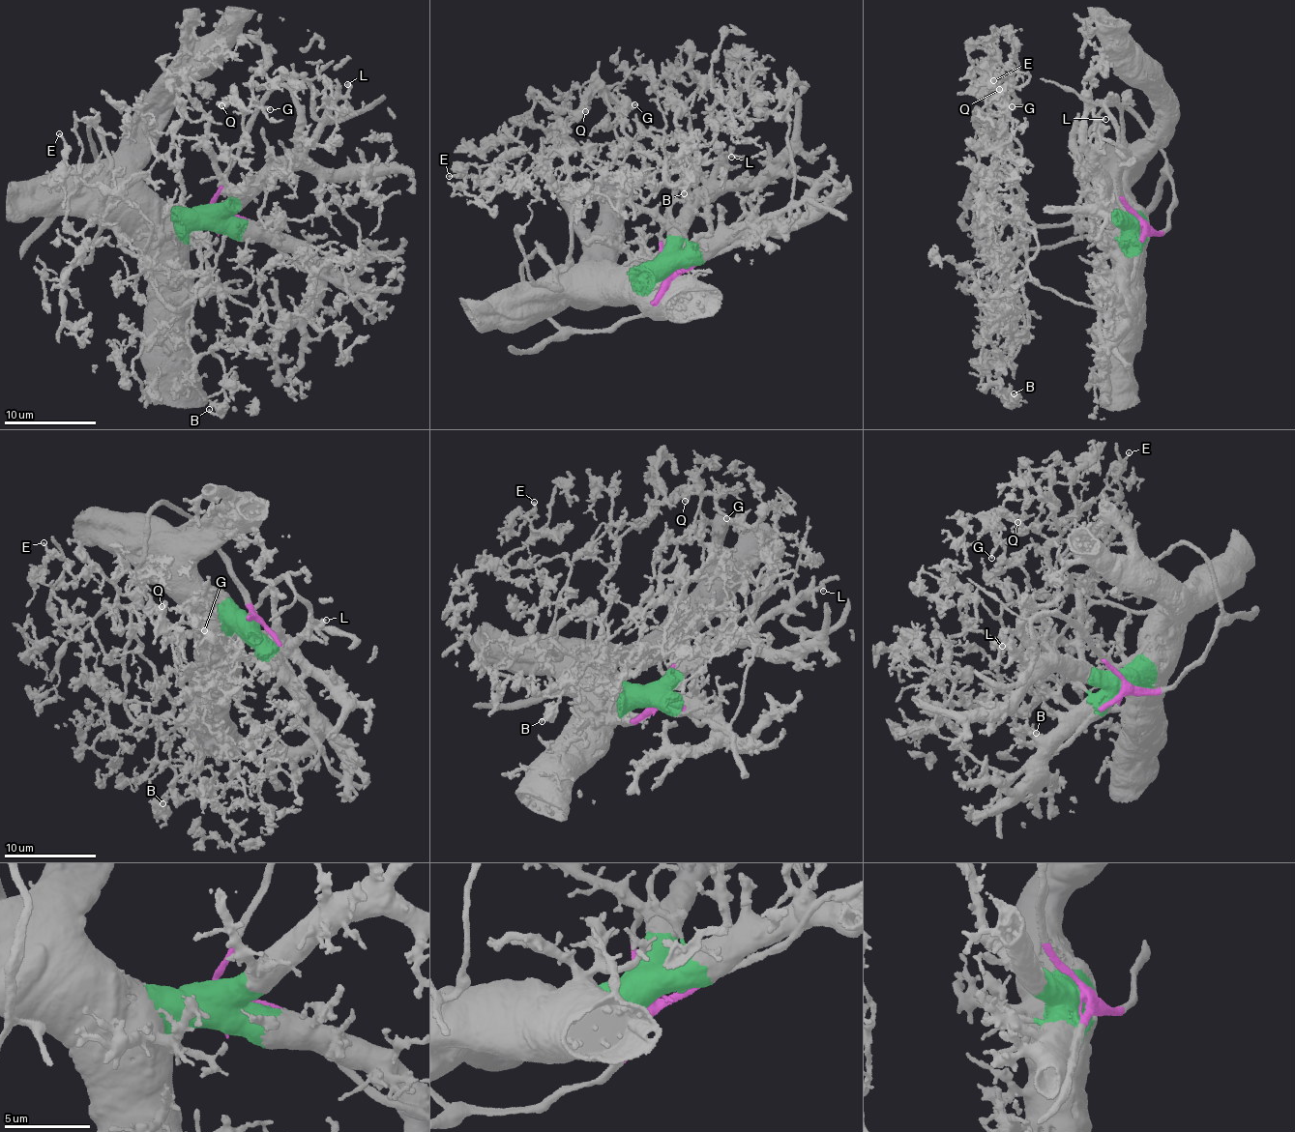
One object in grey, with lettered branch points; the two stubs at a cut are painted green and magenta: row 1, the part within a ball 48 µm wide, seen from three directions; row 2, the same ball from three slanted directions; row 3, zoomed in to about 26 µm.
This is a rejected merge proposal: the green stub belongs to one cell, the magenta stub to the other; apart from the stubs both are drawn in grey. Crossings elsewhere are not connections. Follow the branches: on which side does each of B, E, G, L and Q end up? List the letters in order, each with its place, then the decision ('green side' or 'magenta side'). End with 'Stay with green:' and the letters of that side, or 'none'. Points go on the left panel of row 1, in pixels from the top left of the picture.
B: (209, 409) | magenta side
E: (59, 133) | magenta side
G: (270, 109) | magenta side
L: (347, 84) | green side
Q: (221, 105) | magenta side
Stay with green: L

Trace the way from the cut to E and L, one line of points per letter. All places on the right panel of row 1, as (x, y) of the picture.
E: (1140, 224), (1164, 229), (1173, 192), (1120, 106), (1083, 144), (1089, 210), (1016, 228), (989, 187), (993, 81)
L: (1140, 226), (1114, 205), (1096, 172), (1095, 162), (1103, 133), (1095, 126), (1105, 119)

